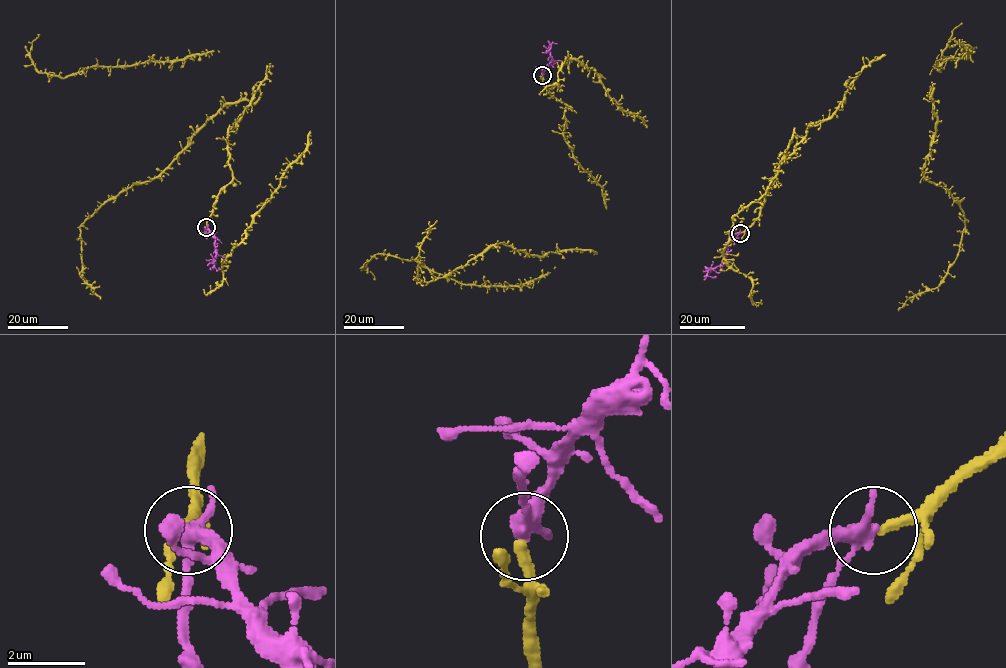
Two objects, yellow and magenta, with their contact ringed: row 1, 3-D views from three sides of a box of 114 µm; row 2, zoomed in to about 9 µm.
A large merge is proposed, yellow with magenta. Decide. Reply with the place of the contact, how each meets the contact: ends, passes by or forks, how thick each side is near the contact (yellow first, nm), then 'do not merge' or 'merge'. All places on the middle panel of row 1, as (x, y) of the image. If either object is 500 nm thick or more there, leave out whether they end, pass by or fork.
place (542, 75); yellow ends; magenta forks; calibres 280 and 320 nm; merge

